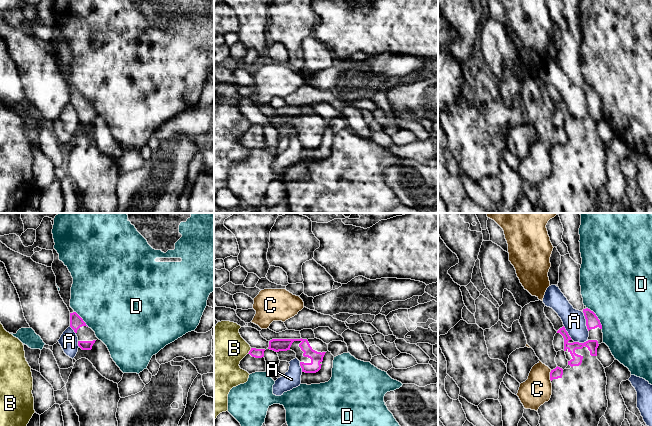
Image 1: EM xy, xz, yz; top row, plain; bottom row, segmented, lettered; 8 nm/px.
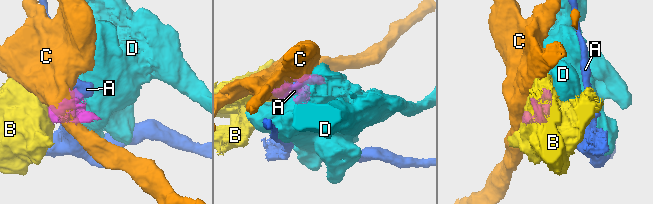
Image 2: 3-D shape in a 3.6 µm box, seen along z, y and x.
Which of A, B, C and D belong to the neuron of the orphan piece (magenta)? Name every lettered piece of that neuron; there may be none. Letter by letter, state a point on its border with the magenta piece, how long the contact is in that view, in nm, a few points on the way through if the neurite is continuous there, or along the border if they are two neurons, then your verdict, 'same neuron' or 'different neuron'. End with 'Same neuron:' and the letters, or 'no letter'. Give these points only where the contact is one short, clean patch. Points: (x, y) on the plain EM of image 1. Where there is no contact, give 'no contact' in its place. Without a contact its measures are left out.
A: meets magenta in yz at (586, 98); contact 170 nm long; border along yz (582, 88), (588, 107); different neuron
B: meets magenta in xz at (249, 127); contact 60 nm long; border along xz (251, 124), (247, 129); different neuron
C: meets magenta in yz at (550, 151); contact 90 nm long; different neuron
D: meets magenta in yz at (597, 93); contact 220 nm long; border along yz (586, 83), (595, 90), (602, 104); different neuron
Same neuron: no letter

